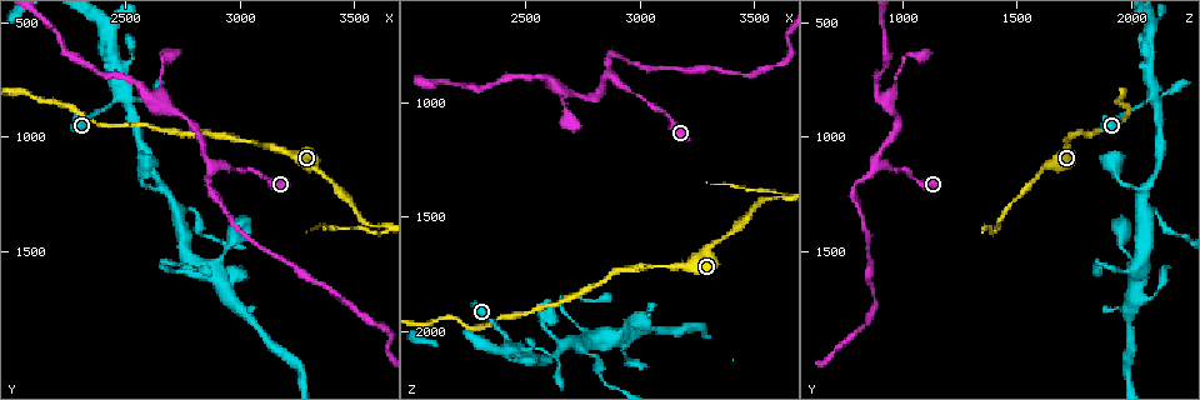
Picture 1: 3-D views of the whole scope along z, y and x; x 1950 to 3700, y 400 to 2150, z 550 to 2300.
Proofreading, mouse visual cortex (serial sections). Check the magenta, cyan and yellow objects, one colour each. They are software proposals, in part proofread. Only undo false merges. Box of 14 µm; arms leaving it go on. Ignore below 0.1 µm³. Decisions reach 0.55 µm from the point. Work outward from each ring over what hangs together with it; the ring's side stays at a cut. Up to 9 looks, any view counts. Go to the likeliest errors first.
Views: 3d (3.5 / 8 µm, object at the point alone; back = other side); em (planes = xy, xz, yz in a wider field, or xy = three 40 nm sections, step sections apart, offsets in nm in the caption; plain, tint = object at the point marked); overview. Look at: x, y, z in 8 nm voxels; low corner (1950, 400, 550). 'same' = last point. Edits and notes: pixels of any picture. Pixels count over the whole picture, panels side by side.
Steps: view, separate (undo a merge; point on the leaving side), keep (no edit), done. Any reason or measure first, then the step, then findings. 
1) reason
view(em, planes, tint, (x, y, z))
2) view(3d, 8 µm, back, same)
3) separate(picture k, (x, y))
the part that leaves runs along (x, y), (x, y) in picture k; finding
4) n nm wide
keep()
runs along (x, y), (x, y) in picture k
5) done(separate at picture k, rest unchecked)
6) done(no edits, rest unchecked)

abrupt turn
view(3d, 3.5 µm, (3600, 1390, 1410))

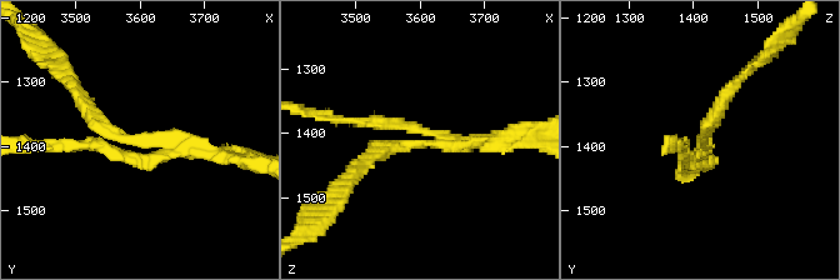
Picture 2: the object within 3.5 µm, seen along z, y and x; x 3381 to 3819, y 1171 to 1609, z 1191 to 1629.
view(em, xy, step 2, tint, (3610, 1390, 1415))

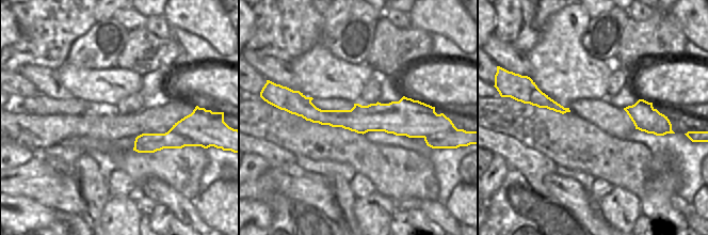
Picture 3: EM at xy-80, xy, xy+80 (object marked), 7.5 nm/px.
view(em, xy, step 1, tint, same)

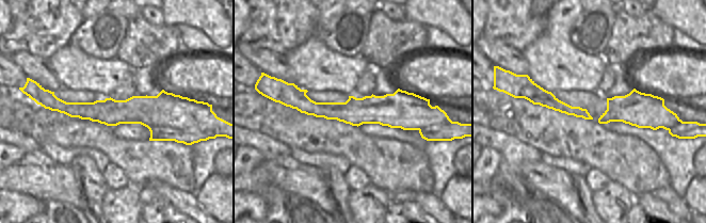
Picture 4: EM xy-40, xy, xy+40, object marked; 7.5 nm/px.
separate(picture 2, (118, 156))
the part that leaves runs along (153, 153), (38, 145) in picture 2; a second cell is stuck on

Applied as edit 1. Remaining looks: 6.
redraw
view(overview)

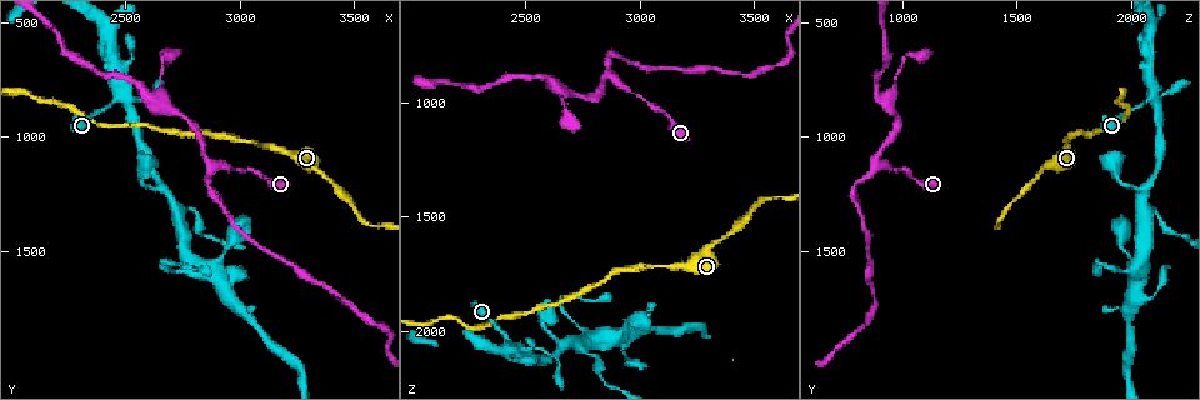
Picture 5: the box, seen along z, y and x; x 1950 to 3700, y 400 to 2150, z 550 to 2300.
three-way junction
view(em, xy, step 3, tint, (2870, 1120, 870))

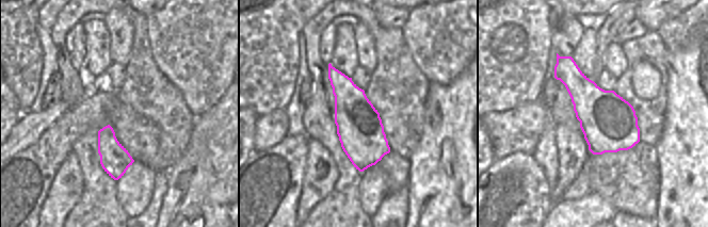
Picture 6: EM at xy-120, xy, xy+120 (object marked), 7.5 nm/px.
wider look
view(3d, 3.5 µm, same)

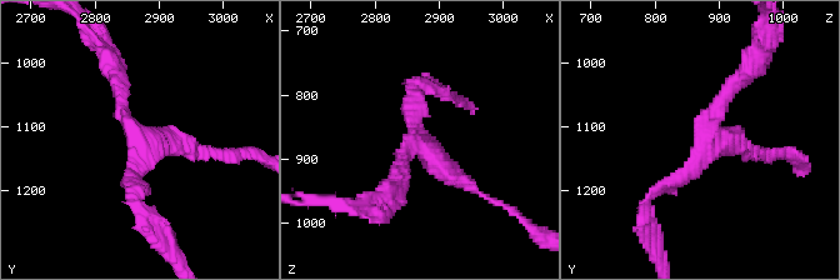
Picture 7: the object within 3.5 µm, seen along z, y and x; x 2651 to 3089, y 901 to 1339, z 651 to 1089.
keep()
runs along (209, 153), (144, 149), (118, 80) in picture 7; one cell here

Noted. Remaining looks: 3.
sharp bend
view(3d, 3.5 µm, (2490, 820, 2100))

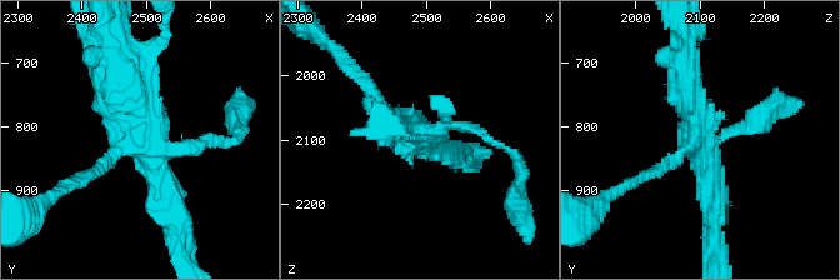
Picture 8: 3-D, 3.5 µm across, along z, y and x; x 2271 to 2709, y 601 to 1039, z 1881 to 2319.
view(em, xy, step 5, tint, (2485, 825, 2095))

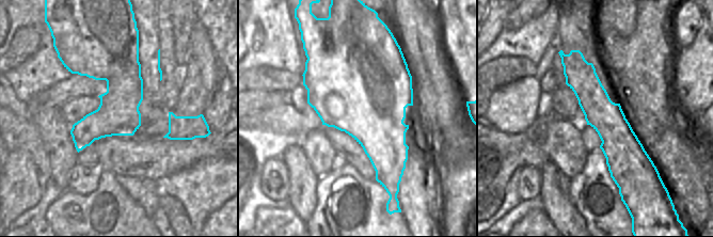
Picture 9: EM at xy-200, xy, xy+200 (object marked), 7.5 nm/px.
keep()
runs along (360, 80), (414, 135), (449, 150) in picture 8; continuous, no second cell

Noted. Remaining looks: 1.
done(separate at picture 2, rest unchecked)

